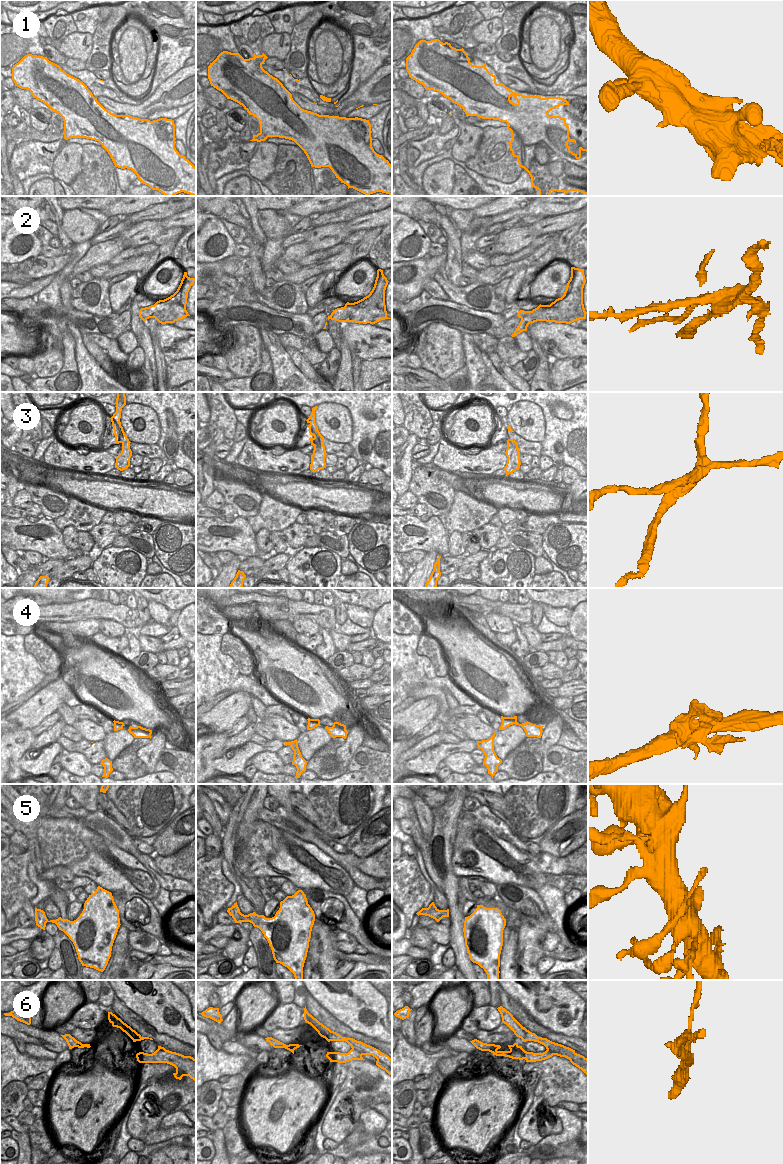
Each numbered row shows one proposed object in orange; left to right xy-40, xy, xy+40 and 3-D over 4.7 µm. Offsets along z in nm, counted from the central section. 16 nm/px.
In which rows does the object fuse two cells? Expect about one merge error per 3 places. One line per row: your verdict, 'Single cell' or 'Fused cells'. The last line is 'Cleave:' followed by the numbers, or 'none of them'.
1: Fused cells
2: Fused cells
3: Fused cells
4: Single cell
5: Single cell
6: Fused cells
Cleave: 1, 2, 3, 6

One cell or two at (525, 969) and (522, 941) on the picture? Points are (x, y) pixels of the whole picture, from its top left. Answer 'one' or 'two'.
one

